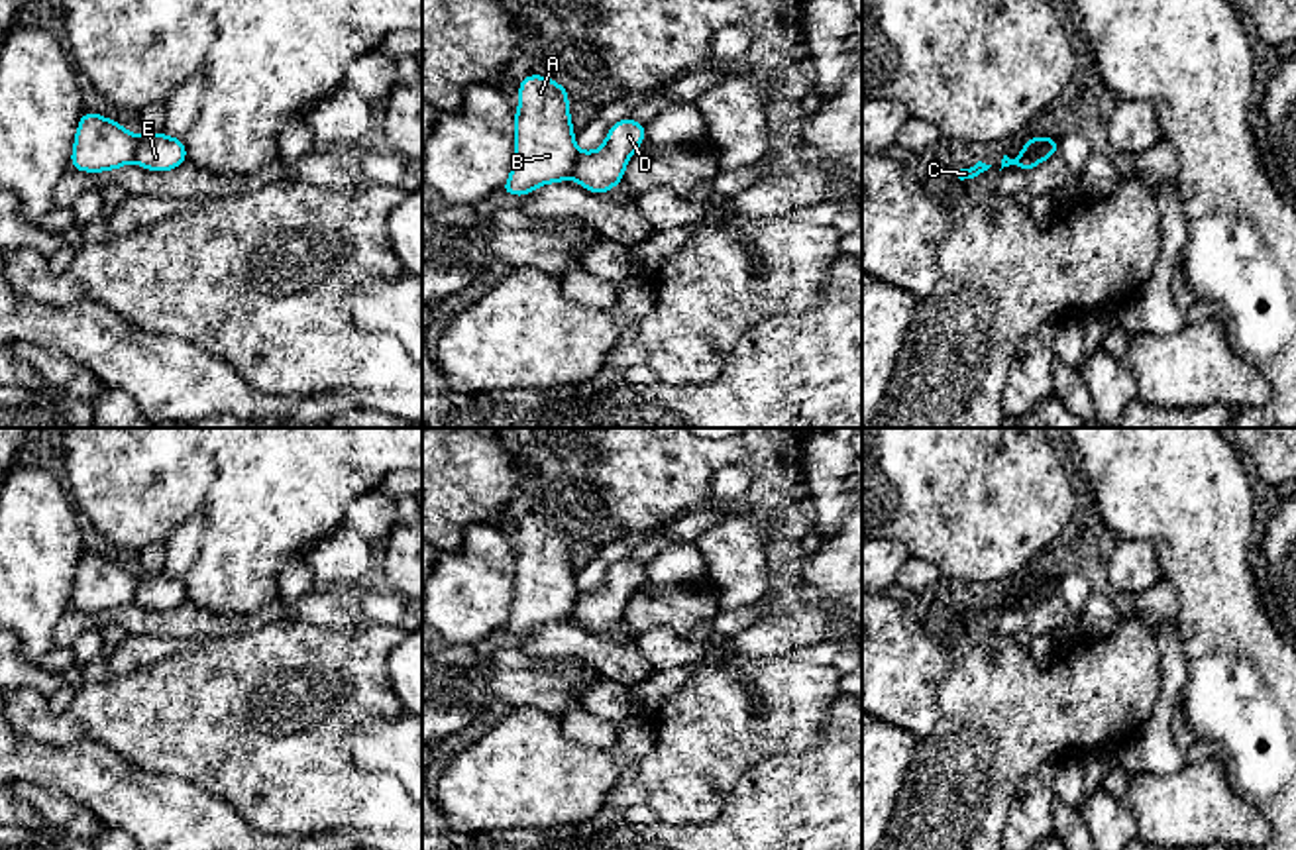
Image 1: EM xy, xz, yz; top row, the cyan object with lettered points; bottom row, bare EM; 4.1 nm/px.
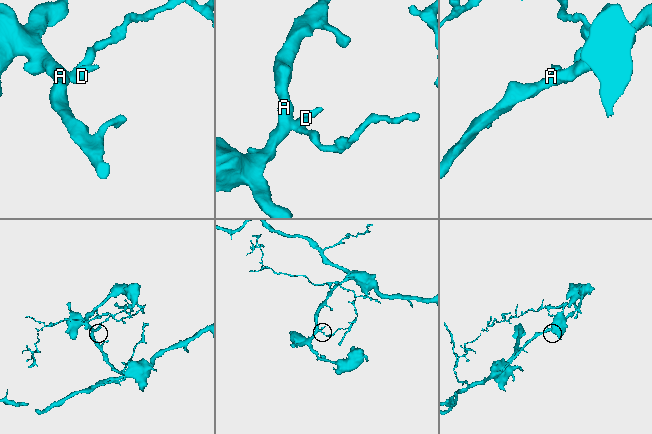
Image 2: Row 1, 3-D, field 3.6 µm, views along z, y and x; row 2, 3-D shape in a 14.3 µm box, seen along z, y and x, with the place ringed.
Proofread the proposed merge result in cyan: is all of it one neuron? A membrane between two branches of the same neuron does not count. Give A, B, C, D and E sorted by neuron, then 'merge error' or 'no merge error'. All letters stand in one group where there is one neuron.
A B C / D E; merge error

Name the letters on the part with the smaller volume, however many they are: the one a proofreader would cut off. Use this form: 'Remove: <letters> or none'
Remove: D, E

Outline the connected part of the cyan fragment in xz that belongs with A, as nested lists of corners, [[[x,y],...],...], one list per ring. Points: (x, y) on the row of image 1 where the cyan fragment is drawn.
[[[534,73],[520,79],[514,110],[514,159],[499,190],[526,196],[538,186],[571,177],[579,149],[567,98],[567,88],[550,77]]]

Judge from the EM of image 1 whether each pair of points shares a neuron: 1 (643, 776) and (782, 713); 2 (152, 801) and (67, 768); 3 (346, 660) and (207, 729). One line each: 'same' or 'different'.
1: same
2: same
3: same

